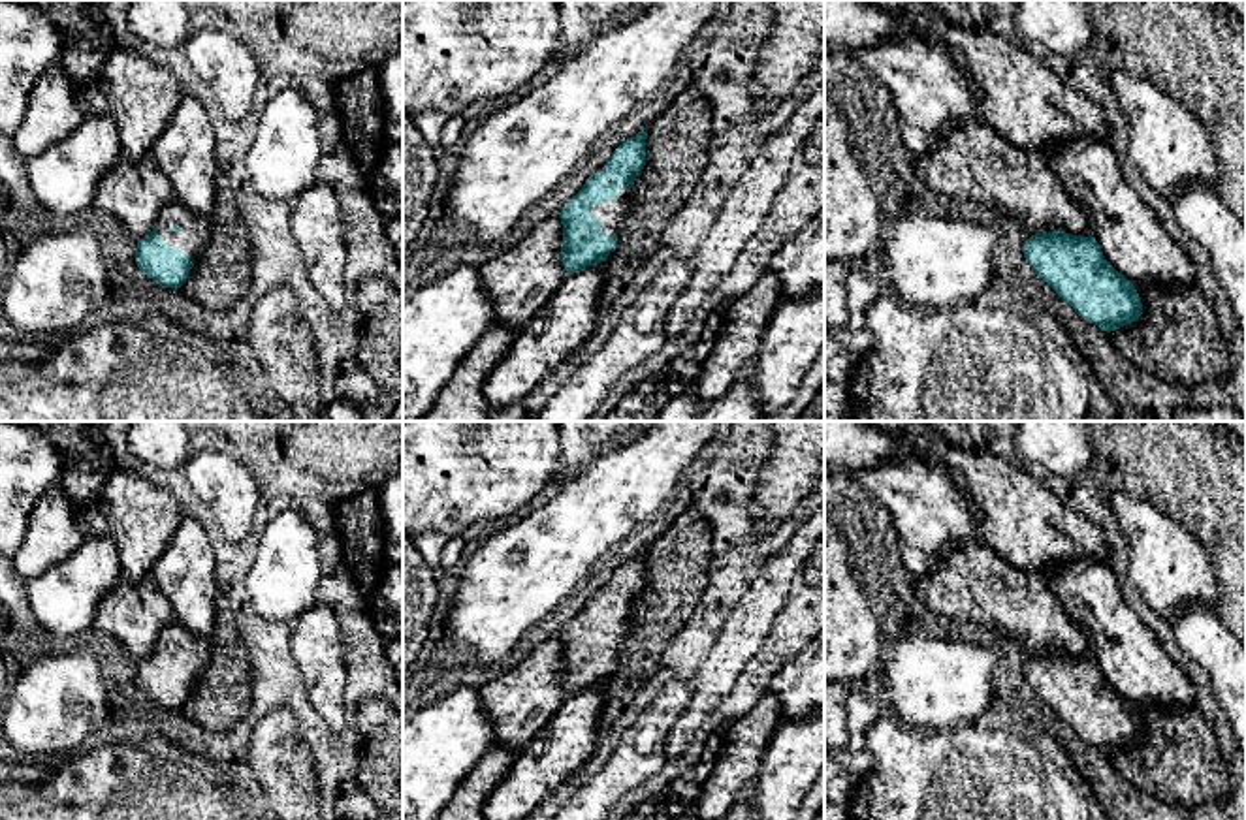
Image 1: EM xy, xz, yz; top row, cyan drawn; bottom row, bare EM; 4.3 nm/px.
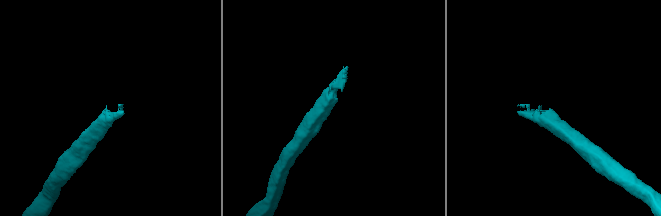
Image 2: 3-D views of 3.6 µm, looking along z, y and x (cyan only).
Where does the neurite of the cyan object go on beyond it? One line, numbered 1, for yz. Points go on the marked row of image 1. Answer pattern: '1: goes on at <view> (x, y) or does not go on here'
1: does not go on here

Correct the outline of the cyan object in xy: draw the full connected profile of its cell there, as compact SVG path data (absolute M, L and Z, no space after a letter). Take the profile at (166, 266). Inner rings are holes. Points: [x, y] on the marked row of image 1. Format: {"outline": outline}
{"outline": "M171 201L158 213L152 231L137 243L136 263L156 284L177 290L186 282L209 231L209 218Z"}

